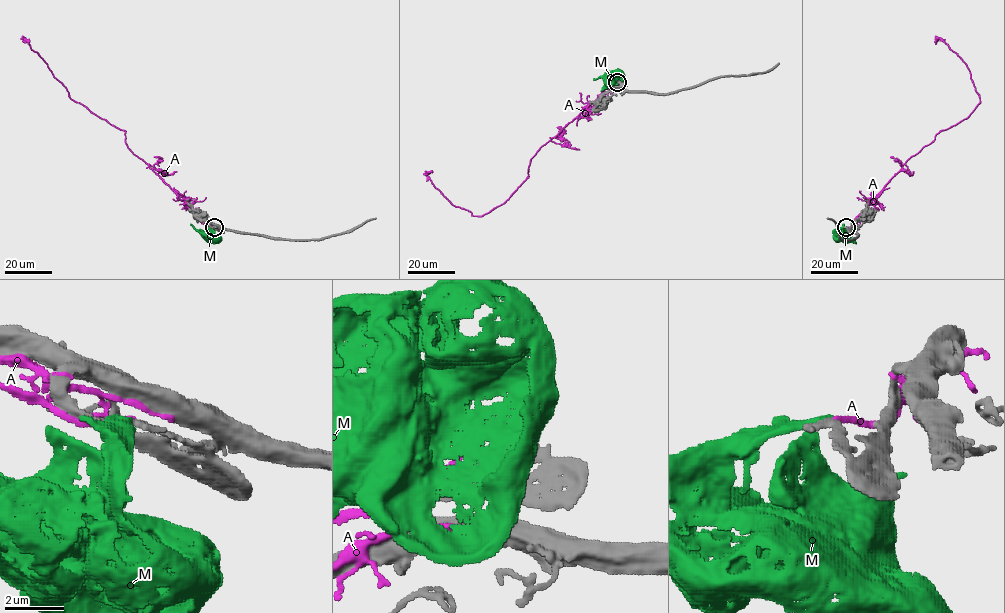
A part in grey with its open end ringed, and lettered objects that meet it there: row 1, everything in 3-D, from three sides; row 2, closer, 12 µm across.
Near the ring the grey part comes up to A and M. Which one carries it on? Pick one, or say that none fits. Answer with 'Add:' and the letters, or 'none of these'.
Add: M

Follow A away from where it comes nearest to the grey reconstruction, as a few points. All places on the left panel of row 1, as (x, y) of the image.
A: (214, 226), (202, 222), (190, 205), (134, 154), (125, 143), (123, 130), (74, 101), (29, 44)

